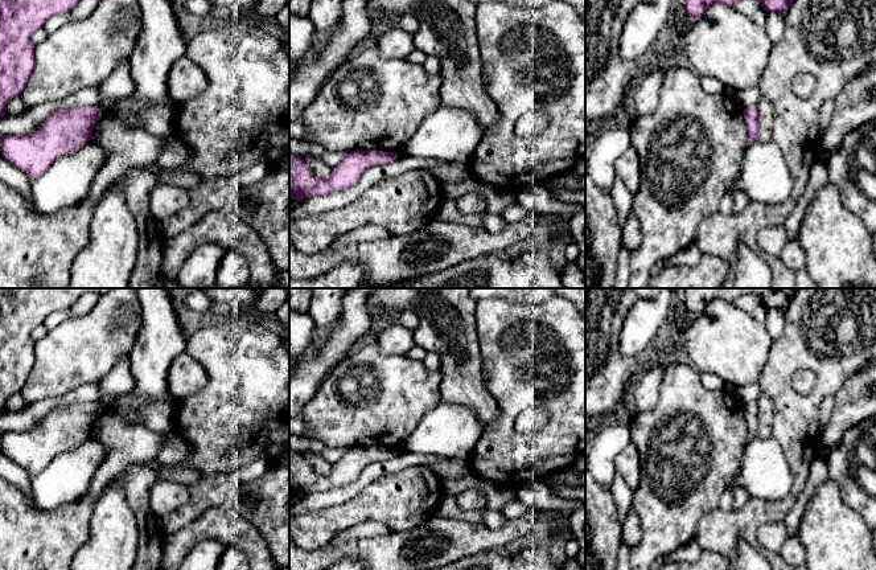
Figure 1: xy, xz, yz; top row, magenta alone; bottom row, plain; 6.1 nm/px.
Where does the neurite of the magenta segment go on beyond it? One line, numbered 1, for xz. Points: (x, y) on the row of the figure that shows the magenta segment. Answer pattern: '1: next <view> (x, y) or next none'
1: next none

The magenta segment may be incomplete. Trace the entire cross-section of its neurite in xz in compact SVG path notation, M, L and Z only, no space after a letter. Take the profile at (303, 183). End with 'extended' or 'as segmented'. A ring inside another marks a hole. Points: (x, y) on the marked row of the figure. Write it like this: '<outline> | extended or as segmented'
M355 149L332 169L328 179L320 179L299 155L289 153L289 198L300 201L342 190L354 185L367 169L396 157L396 152Z | as segmented

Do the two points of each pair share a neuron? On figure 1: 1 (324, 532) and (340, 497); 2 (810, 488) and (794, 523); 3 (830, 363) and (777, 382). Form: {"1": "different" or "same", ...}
{"1": "different", "2": "same", "3": "same"}

